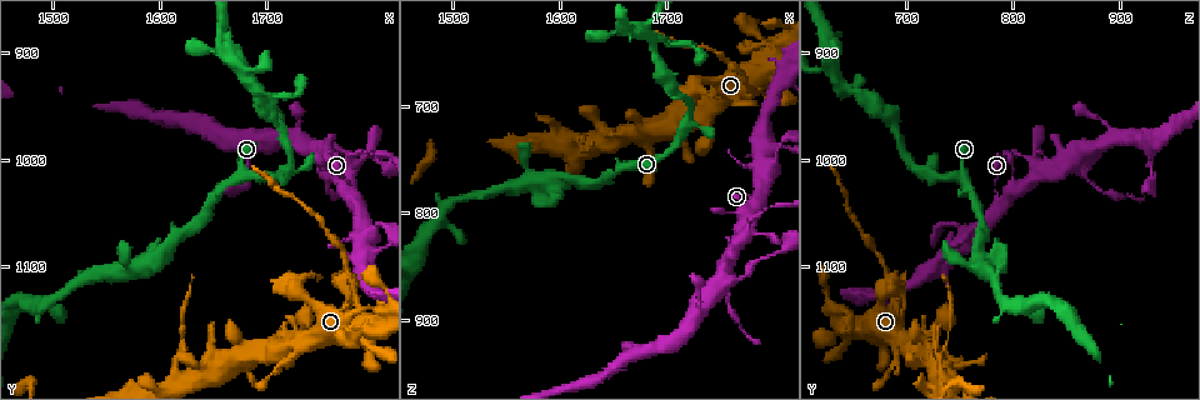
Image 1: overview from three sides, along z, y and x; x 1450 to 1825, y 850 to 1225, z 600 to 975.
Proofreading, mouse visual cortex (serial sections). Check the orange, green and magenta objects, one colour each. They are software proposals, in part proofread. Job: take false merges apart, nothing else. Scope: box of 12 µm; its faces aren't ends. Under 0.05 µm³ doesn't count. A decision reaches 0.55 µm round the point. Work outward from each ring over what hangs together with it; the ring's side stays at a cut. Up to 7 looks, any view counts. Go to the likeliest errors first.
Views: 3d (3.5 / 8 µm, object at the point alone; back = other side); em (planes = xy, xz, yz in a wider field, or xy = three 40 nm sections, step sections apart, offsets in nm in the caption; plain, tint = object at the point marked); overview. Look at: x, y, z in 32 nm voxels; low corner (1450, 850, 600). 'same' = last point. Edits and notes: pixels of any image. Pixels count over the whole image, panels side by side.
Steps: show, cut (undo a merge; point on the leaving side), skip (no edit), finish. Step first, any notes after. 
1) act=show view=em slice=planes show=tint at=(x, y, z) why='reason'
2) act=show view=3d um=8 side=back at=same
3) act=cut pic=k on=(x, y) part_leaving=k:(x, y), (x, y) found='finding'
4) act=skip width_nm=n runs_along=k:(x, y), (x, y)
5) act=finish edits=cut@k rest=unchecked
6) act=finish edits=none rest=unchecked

act=show view=3d um=3.5 at=(1770, 1010, 822) why='thin arm on a thick one'

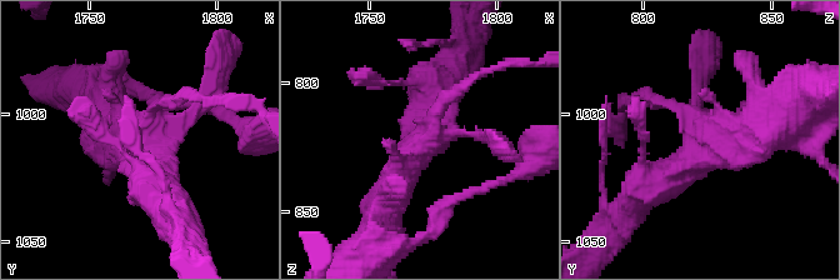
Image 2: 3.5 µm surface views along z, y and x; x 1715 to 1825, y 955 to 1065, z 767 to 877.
act=show view=em slice=xy step=3 show=tint at=(1771, 1012, 824)

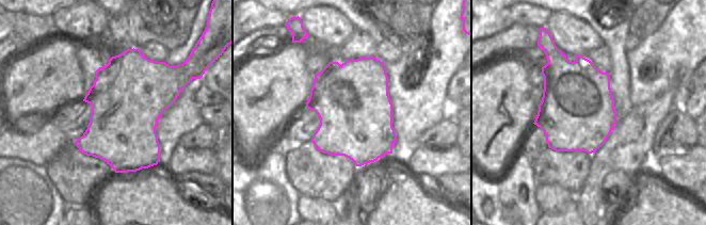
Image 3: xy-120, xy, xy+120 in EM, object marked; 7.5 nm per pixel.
act=skip runs_along=2:(639, 196), (766, 120) found='all the same cell'

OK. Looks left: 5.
act=show view=3d um=3.5 at=(1684, 930, 642) why='three-way junction'

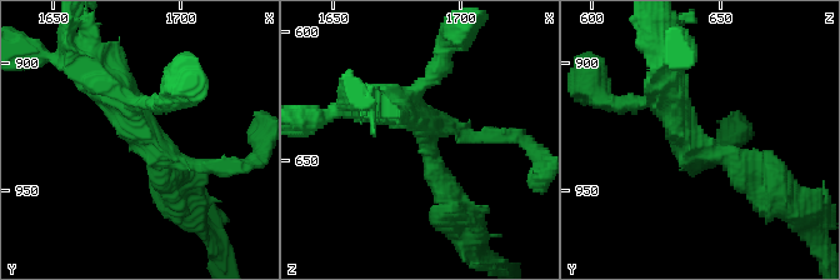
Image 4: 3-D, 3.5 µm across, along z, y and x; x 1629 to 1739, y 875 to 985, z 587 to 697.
act=show view=em slice=xy step=1 show=tint at=(1685, 932, 641) arms=3 arm_widths_nm=150,300,400

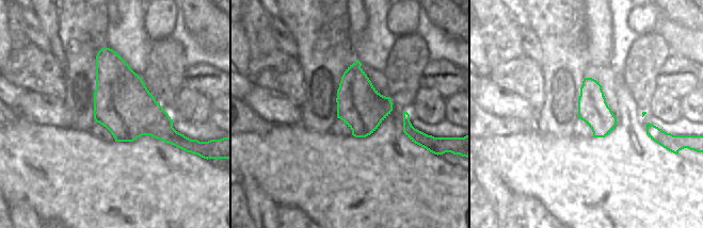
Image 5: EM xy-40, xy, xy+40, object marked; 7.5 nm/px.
act=skip width_nm=360 runs_along=4:(760, 175), (699, 148), (661, 83) found='one cell here'

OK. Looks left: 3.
act=show view=3d um=8 at=(1728, 1120, 684) why='sharp bend'

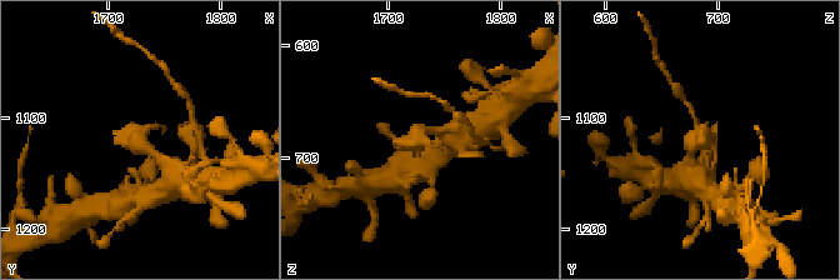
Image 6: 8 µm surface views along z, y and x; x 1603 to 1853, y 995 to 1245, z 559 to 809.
act=show view=em slice=planes show=tint at=(1728, 1118, 682)

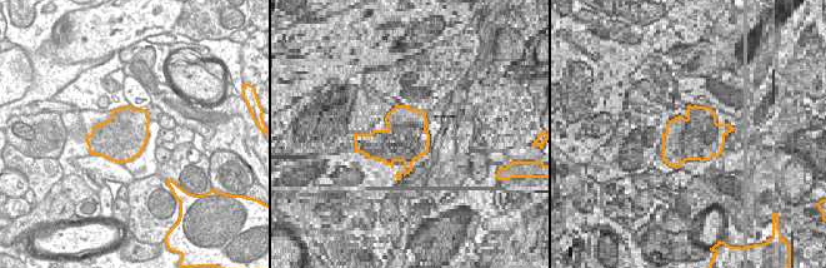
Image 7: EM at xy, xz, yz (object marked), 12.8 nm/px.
act=skip runs_along=6:(161, 164), (140, 139), (113, 131) found='one cell here'

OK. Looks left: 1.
act=finish edits=none rest=unchecked

